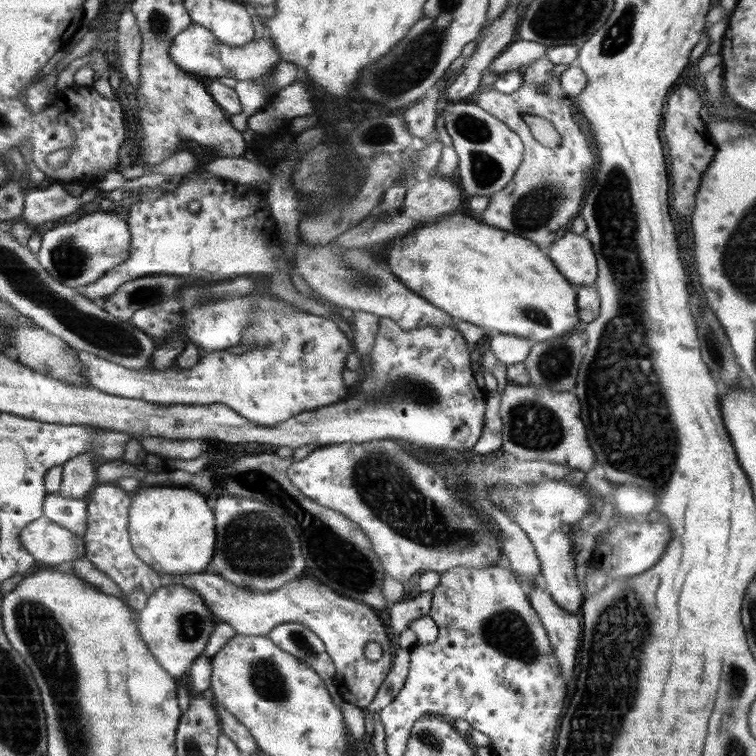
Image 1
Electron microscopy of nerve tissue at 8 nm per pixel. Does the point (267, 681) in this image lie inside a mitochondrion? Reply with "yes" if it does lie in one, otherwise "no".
yes

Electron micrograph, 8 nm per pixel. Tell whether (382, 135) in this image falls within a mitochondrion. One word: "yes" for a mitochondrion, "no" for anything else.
yes

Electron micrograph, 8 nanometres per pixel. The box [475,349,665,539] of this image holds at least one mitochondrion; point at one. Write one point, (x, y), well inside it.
(533, 425)

